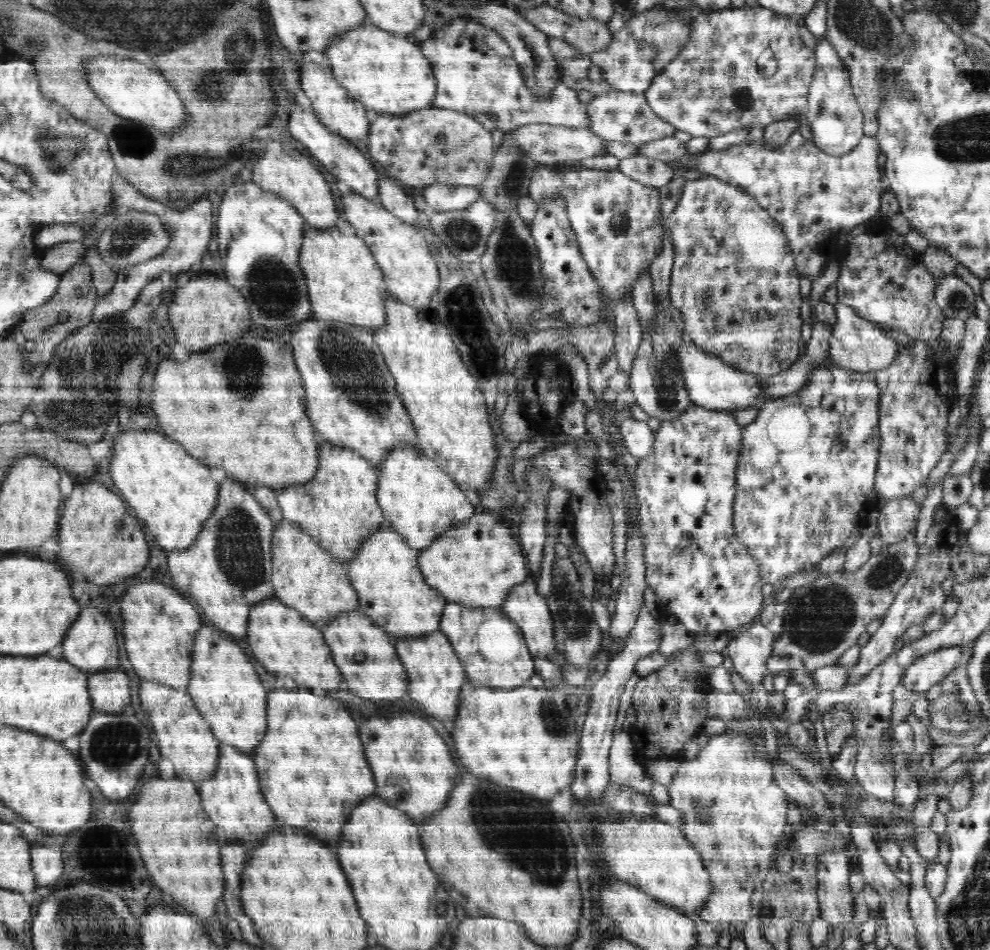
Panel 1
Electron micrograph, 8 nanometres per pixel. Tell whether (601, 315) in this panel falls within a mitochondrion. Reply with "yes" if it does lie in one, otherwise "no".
no

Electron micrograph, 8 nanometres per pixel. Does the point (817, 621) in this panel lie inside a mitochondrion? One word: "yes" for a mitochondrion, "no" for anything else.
yes

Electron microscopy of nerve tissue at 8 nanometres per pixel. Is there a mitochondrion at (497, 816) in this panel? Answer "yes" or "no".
yes

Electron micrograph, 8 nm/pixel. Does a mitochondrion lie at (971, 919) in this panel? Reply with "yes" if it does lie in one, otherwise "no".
yes

